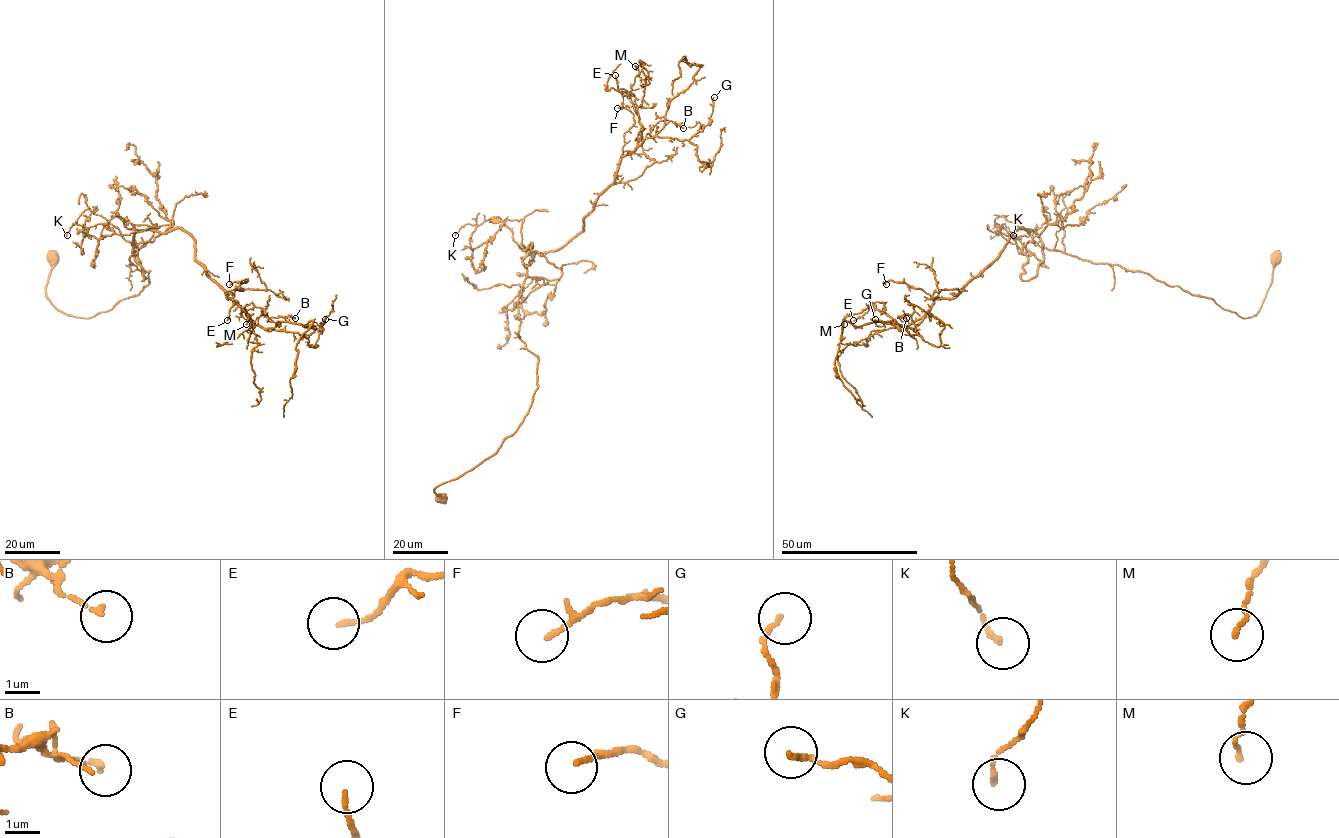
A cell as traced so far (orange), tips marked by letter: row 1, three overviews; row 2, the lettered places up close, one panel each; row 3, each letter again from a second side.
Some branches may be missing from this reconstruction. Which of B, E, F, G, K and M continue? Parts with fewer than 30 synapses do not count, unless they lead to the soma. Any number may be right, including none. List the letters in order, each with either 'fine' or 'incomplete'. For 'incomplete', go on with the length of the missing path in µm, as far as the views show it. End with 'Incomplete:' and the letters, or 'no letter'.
B: fine
E: fine
F: fine
G: fine
K: fine
M: fine
Incomplete: no letter

